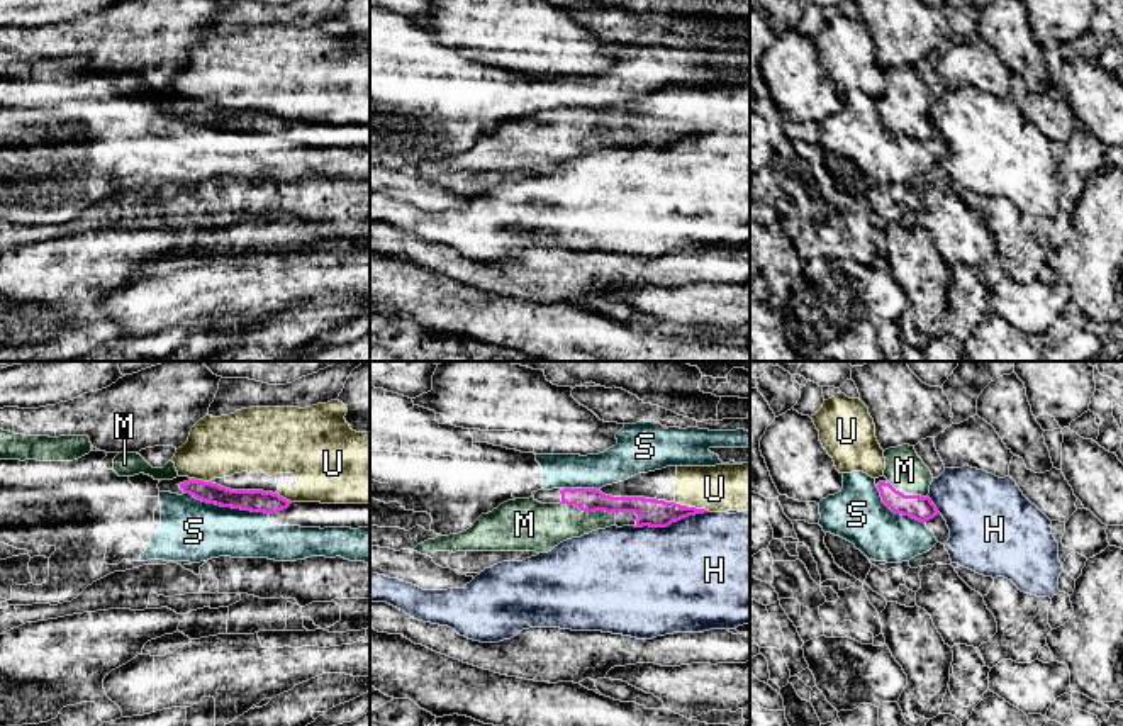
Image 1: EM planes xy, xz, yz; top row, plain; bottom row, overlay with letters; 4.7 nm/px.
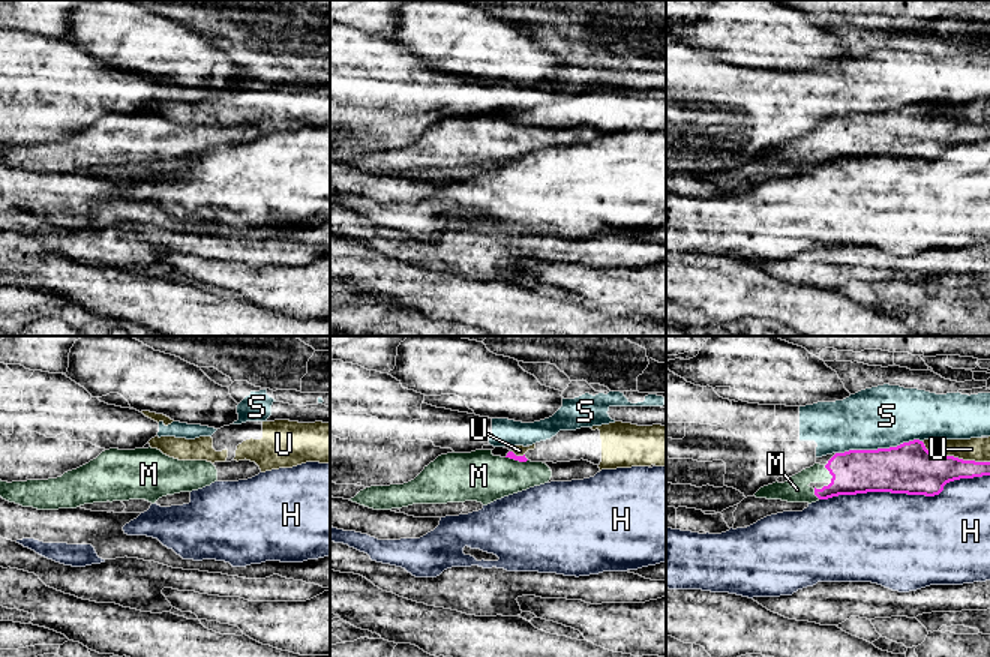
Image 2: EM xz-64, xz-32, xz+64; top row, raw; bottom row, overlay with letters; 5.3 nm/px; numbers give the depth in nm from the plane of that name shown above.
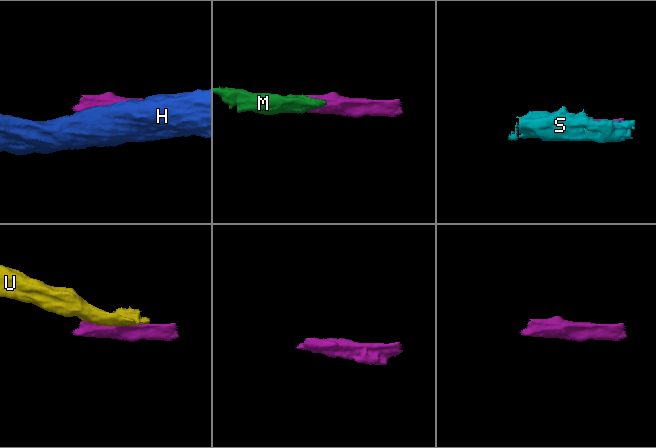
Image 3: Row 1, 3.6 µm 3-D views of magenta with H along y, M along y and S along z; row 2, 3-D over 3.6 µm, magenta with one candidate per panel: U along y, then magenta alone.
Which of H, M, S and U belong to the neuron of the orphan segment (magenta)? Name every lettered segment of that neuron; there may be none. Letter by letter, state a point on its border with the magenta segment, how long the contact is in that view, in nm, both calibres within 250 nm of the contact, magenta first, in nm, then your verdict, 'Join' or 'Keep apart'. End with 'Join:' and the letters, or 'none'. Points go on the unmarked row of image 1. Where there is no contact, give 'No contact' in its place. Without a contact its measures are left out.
H: Touches magenta at xz (672, 141). Shared border 360 nm. Thickness 130 nm (magenta) against 480 nm. Keep apart
M: Touches magenta at xz (587, 131). Shared border 260 nm. Thickness 110 nm (magenta) against 220 nm. Join
S: Touches magenta at xy (226, 126). Shared border 420 nm. Thickness 110 nm (magenta) against 300 nm. Keep apart
U: Touches magenta at xz (692, 128). Shared border 180 nm. Thickness 130 nm (magenta) against 220 nm. Keep apart
Join: M

